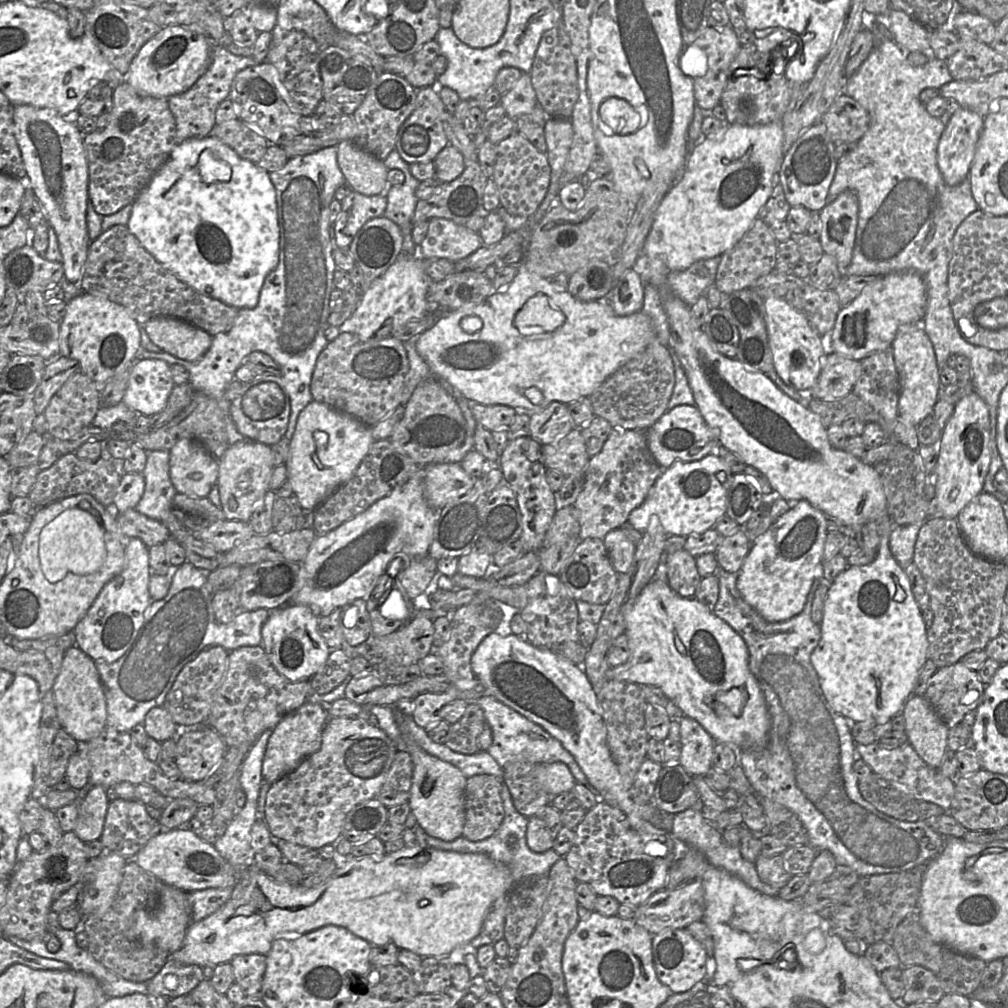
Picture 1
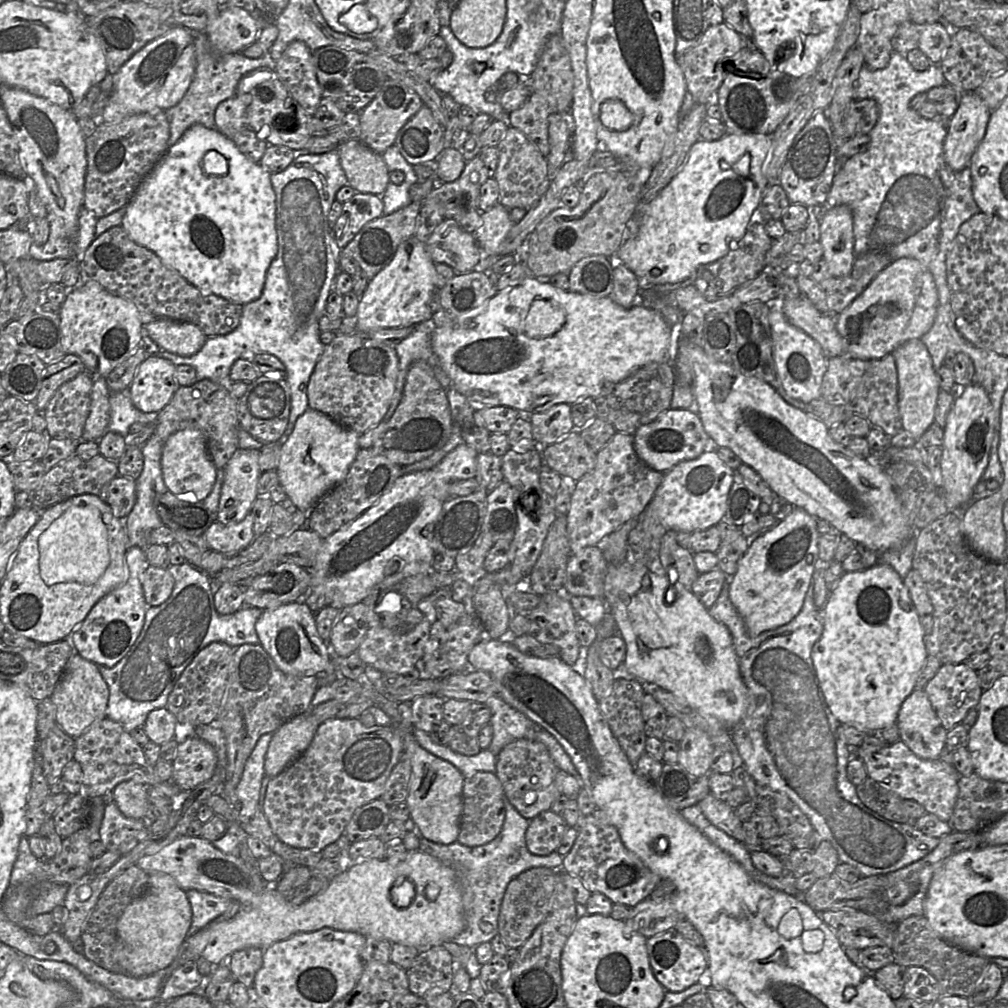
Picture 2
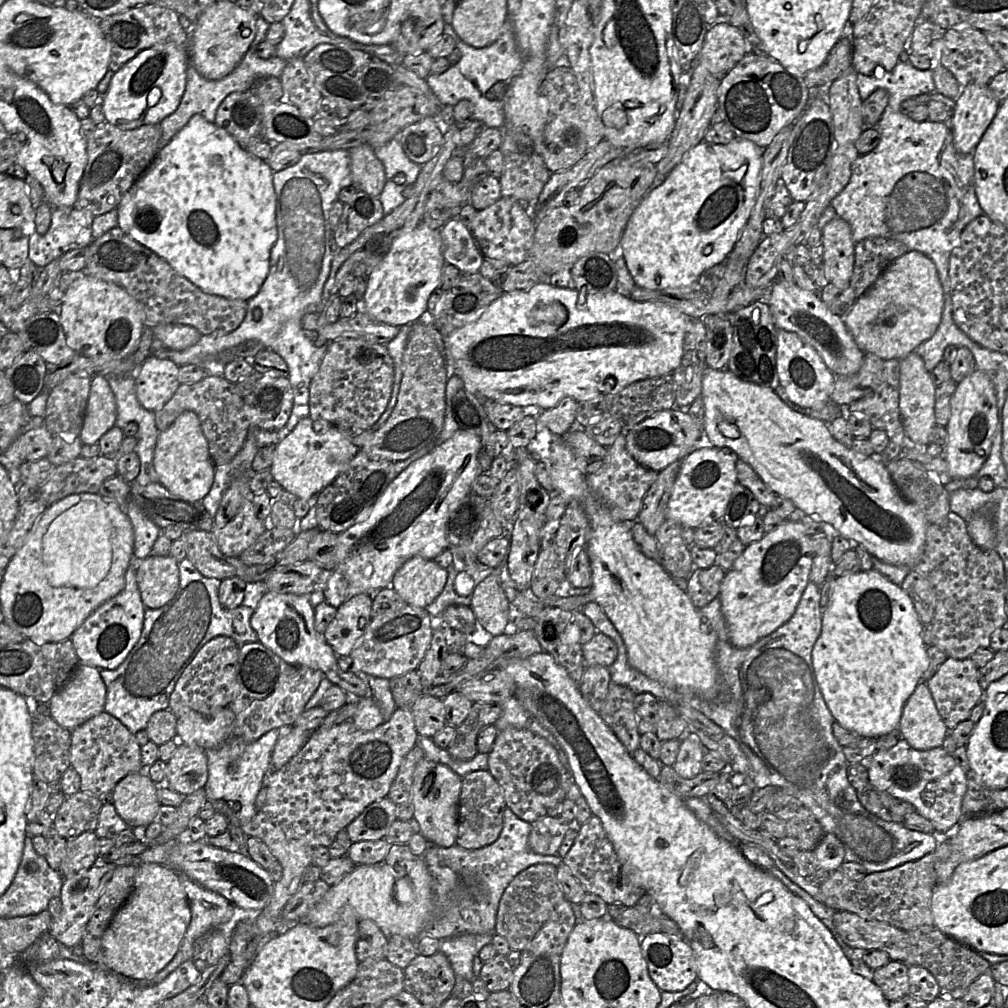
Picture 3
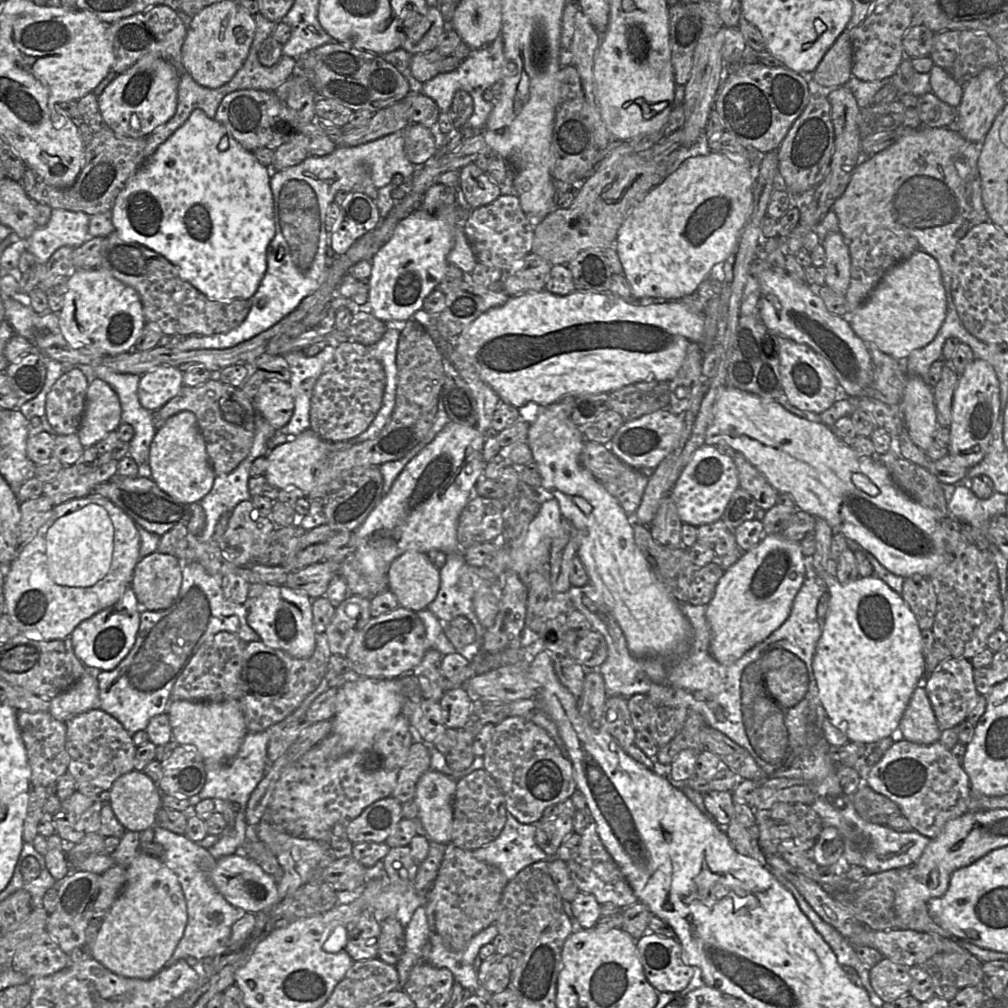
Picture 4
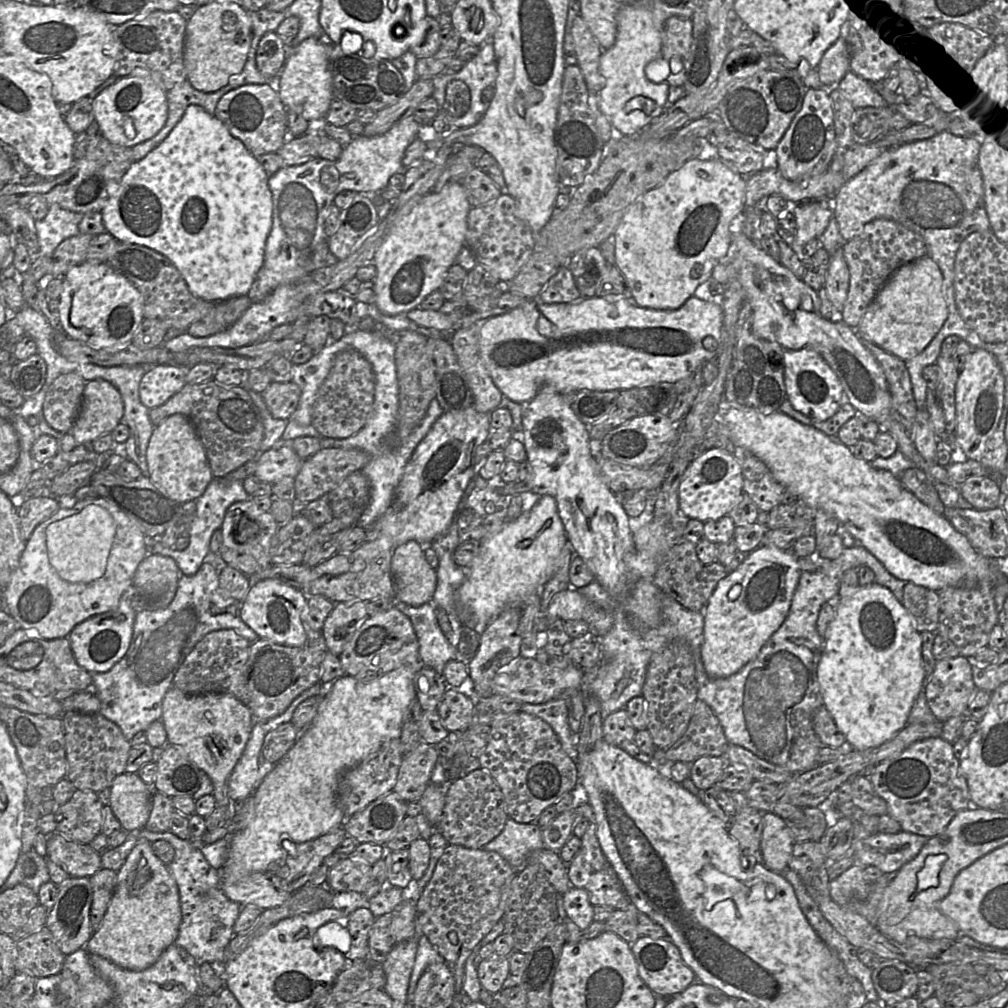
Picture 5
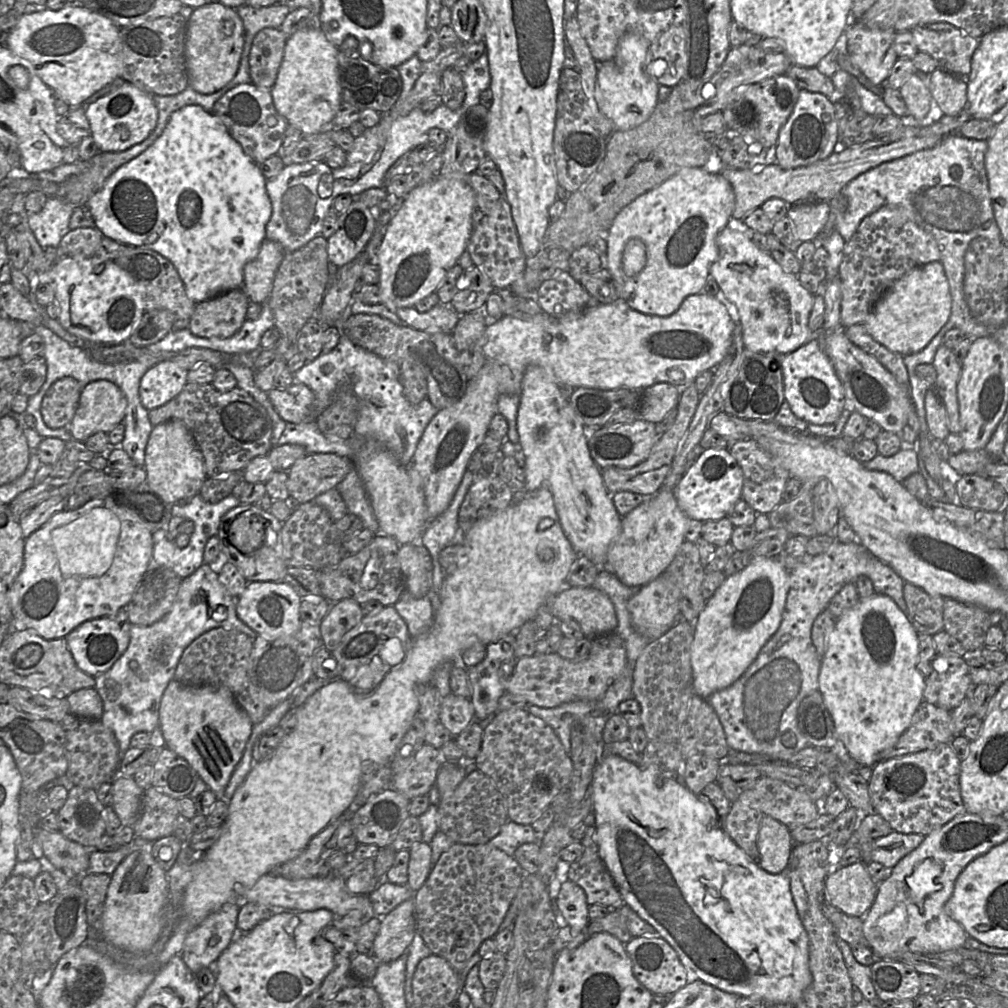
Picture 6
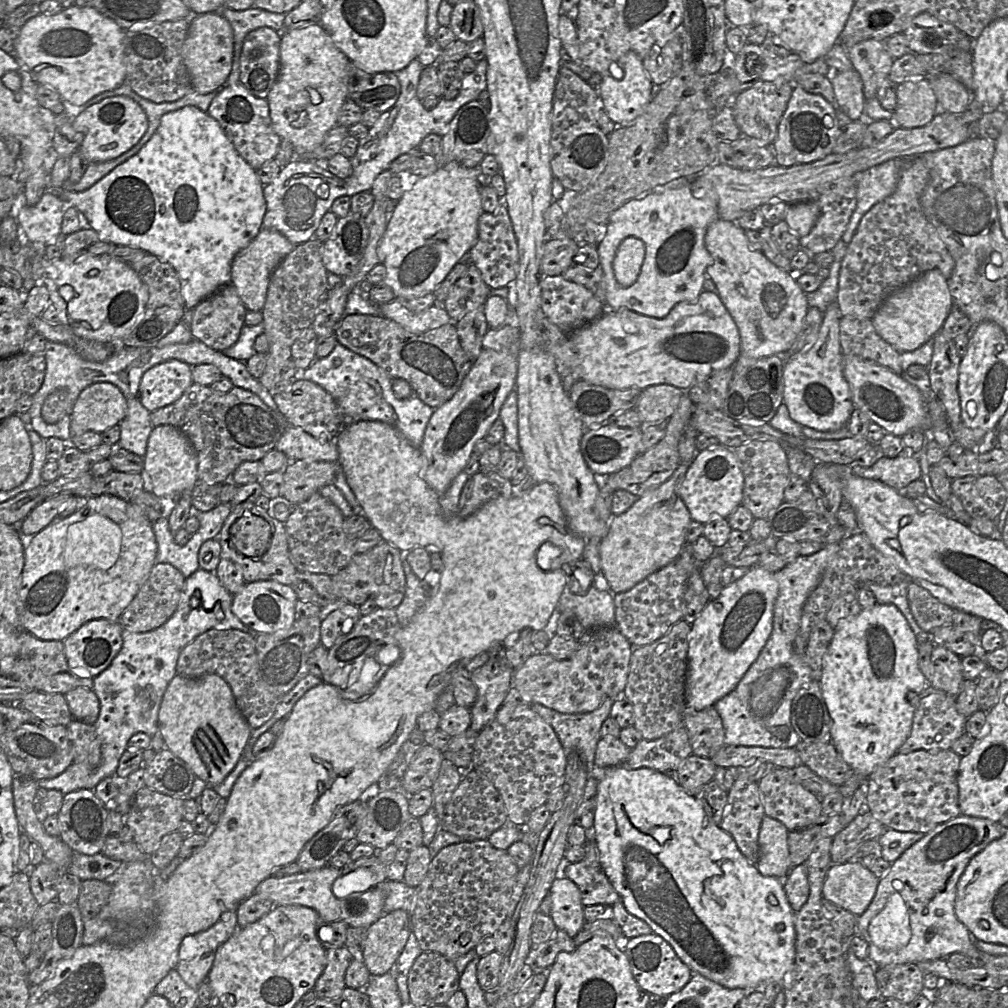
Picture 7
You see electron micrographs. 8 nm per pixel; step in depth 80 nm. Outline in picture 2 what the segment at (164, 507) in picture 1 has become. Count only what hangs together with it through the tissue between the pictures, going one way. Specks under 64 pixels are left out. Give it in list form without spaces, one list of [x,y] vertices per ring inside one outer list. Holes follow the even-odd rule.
[[[153,433],[141,446],[143,469],[140,475],[135,479],[136,500],[130,513],[125,518],[120,518],[124,520],[124,529],[127,535],[127,549],[132,546],[139,546],[142,549],[146,549],[148,545],[152,545],[147,544],[147,534],[149,531],[163,525],[155,509],[155,498],[168,490],[163,481],[161,470],[163,443],[164,442]]]

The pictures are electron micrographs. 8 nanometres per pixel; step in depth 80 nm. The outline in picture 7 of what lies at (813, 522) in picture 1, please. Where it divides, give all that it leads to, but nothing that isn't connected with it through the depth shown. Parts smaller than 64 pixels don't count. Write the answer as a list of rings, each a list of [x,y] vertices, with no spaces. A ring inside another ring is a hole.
[[[754,566],[742,578],[723,587],[715,600],[710,600],[692,624],[687,652],[685,708],[696,711],[712,707],[735,689],[765,646],[773,627],[773,610],[779,585],[773,573]]]

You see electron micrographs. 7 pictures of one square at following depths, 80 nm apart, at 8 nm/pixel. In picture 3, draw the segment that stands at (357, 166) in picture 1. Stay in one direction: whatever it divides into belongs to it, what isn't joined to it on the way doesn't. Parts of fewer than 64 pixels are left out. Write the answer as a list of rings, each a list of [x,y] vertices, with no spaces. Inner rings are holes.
[[[369,145],[354,147],[349,151],[352,185],[371,197],[379,198],[387,182],[382,162]]]

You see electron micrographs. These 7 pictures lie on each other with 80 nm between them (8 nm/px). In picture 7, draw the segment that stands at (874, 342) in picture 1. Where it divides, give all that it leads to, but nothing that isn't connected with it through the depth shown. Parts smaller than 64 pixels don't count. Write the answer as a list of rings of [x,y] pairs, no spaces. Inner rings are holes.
[[[931,269],[892,292],[871,320],[879,336],[901,353],[913,351],[933,339],[942,329],[952,307],[953,299],[948,280],[938,269]]]

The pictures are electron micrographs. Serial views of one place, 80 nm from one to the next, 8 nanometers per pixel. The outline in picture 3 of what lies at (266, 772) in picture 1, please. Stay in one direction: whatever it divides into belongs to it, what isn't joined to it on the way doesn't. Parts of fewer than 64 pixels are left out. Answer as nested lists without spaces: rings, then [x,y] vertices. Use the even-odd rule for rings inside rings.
[[[293,726],[281,727],[282,734],[274,746],[271,756],[273,771],[284,767],[304,746],[313,731],[307,731]]]

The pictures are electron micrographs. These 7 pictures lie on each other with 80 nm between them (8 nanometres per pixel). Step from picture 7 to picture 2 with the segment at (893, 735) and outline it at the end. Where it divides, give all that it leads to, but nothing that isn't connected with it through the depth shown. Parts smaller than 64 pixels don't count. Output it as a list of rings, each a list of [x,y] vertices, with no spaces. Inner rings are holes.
[[[883,563],[862,571],[844,572],[821,612],[823,631],[812,648],[811,657],[833,716],[841,725],[880,732],[897,723],[900,708],[915,690],[928,656],[920,616],[903,579],[890,565]]]

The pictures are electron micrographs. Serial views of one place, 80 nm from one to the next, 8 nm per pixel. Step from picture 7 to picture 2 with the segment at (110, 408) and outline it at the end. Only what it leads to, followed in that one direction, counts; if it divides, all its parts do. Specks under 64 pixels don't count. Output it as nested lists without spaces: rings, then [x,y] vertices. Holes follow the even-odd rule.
[[[93,377],[89,415],[86,419],[82,440],[98,441],[107,431],[110,418],[110,391],[105,377]]]

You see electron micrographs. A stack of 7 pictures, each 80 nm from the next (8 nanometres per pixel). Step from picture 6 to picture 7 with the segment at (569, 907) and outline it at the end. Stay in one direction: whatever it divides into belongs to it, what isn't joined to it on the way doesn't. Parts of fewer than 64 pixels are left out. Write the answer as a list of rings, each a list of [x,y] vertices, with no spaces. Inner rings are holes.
[[[555,879],[551,888],[552,899],[551,918],[557,930],[565,931],[571,938],[575,938],[586,921],[584,905],[578,886],[570,879]]]

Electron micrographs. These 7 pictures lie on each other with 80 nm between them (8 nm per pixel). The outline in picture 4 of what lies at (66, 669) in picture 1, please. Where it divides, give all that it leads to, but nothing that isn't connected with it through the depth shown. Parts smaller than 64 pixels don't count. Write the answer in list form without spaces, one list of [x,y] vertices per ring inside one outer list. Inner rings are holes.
[[[87,670],[75,684],[50,700],[48,712],[65,723],[71,717],[94,708],[99,708],[97,674]]]

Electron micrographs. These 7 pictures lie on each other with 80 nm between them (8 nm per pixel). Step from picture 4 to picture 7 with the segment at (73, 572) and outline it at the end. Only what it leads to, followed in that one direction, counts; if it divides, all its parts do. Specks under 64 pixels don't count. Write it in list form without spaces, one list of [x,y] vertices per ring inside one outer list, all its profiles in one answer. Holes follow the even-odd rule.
[[[100,514],[88,516],[68,528],[64,562],[108,569],[118,559],[121,541],[119,525]]]

